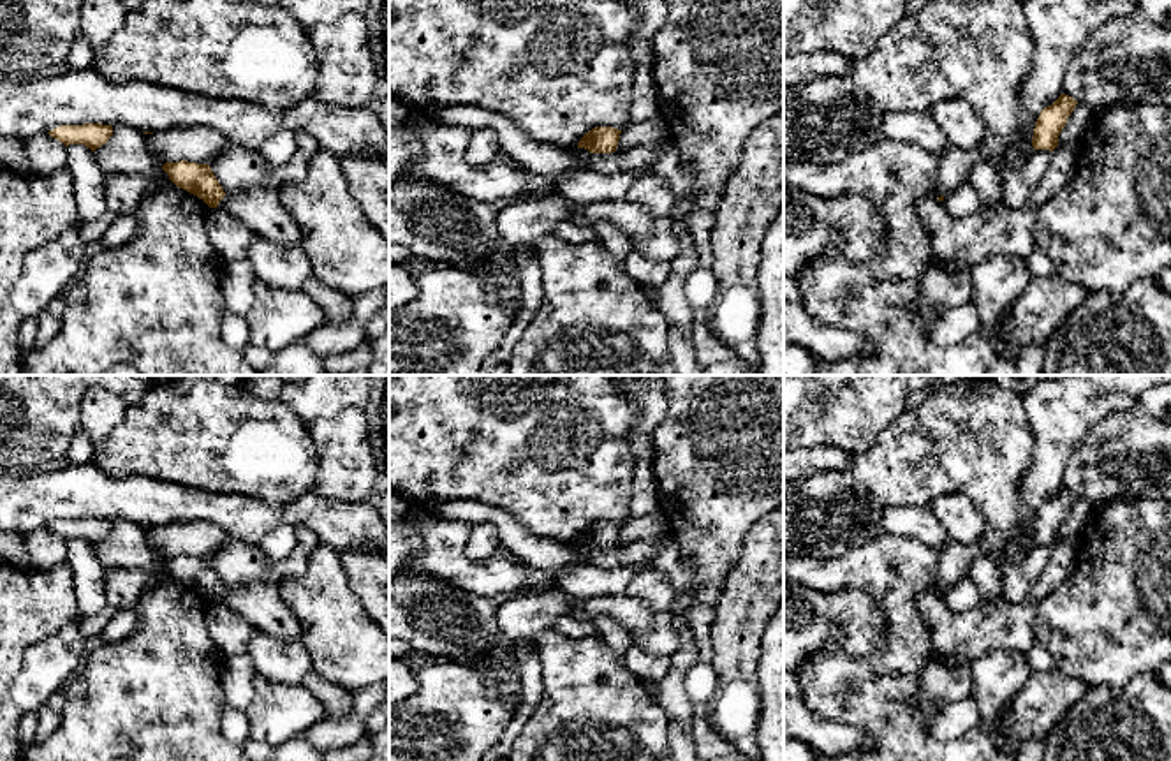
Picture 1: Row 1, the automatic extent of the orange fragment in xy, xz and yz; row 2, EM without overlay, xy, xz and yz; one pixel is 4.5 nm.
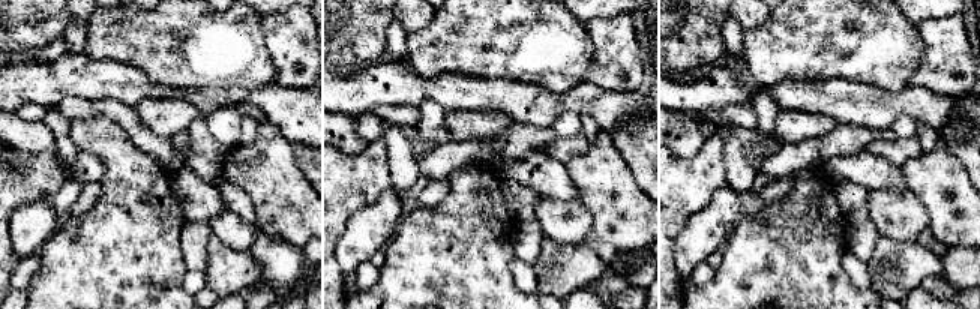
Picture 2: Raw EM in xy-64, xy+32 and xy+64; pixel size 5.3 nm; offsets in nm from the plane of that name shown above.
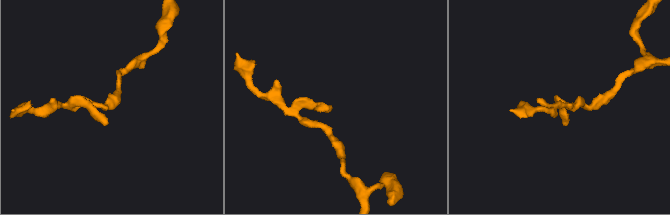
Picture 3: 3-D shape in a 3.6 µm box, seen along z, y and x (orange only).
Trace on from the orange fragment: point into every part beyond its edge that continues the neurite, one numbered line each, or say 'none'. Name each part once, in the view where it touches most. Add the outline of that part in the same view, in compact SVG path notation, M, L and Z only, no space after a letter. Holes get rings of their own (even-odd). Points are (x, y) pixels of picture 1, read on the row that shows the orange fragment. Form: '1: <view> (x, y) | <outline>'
none

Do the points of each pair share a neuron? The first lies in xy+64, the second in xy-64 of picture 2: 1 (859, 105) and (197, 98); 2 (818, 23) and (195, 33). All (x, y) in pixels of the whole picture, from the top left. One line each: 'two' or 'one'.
1: one
2: one

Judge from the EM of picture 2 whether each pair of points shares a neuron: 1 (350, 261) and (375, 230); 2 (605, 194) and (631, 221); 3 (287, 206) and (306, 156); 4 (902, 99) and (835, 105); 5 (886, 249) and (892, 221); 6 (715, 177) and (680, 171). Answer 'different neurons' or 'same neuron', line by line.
1: same neuron
2: same neuron
3: different neurons
4: same neuron
5: different neurons
6: same neuron

